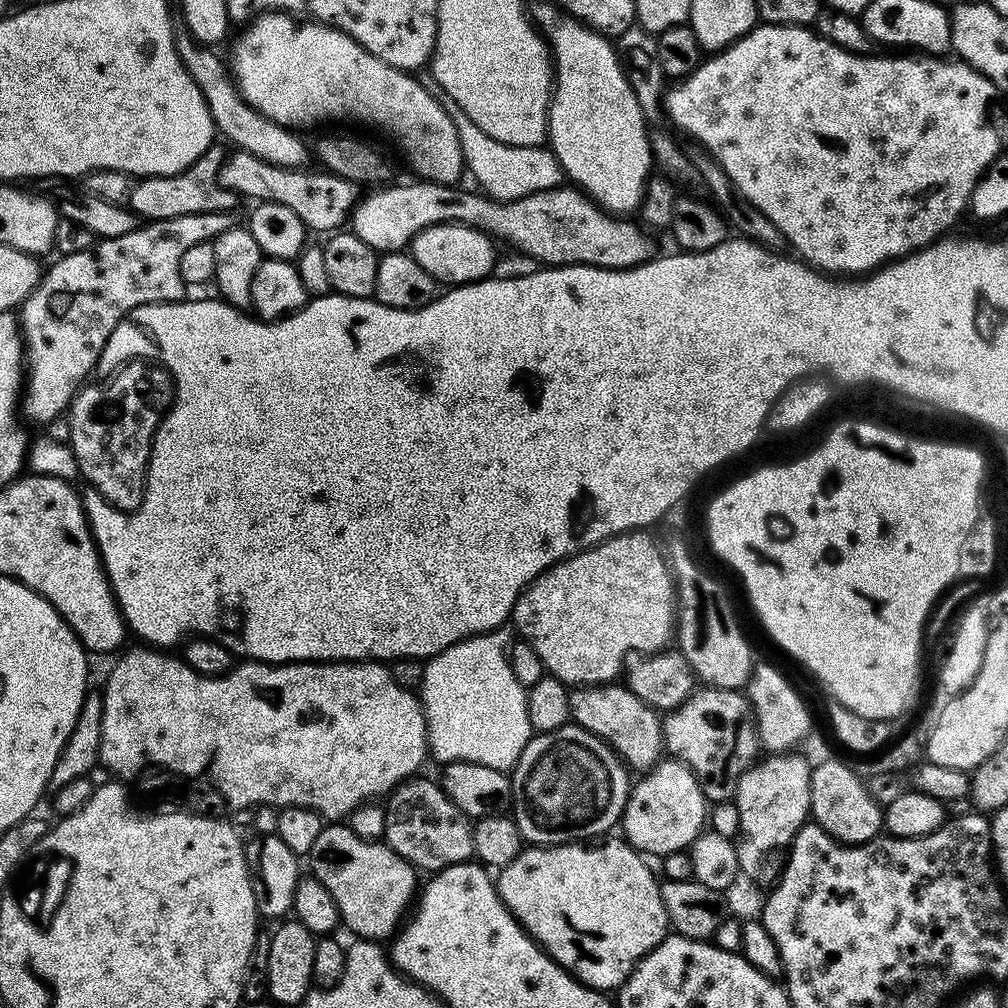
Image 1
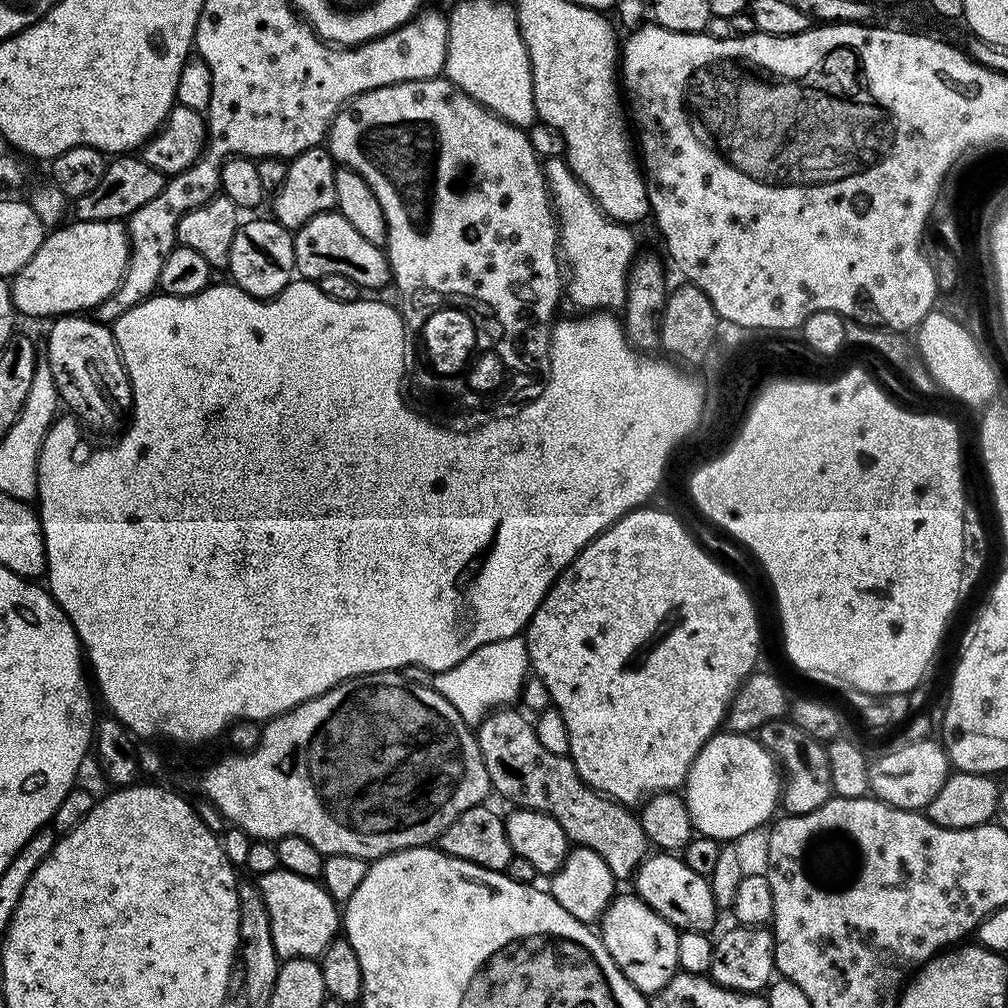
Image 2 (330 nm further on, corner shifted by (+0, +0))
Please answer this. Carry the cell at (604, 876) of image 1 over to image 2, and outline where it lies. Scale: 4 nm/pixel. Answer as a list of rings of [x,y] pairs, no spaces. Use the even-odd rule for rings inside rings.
[[[620,894],[612,900],[598,920],[598,935],[610,958],[614,958],[618,970],[622,970],[622,974],[639,992],[655,994],[662,990],[662,986],[666,986],[666,982],[670,982],[670,978],[674,978],[680,968],[680,932],[636,894]]]

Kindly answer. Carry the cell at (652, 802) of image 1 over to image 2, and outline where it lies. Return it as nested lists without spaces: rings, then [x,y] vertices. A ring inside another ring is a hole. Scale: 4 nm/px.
[[[720,730],[698,750],[682,795],[690,810],[693,829],[699,835],[735,842],[748,831],[763,829],[763,824],[767,825],[777,815],[776,806],[778,810],[782,800],[782,776],[776,760],[756,738]]]

